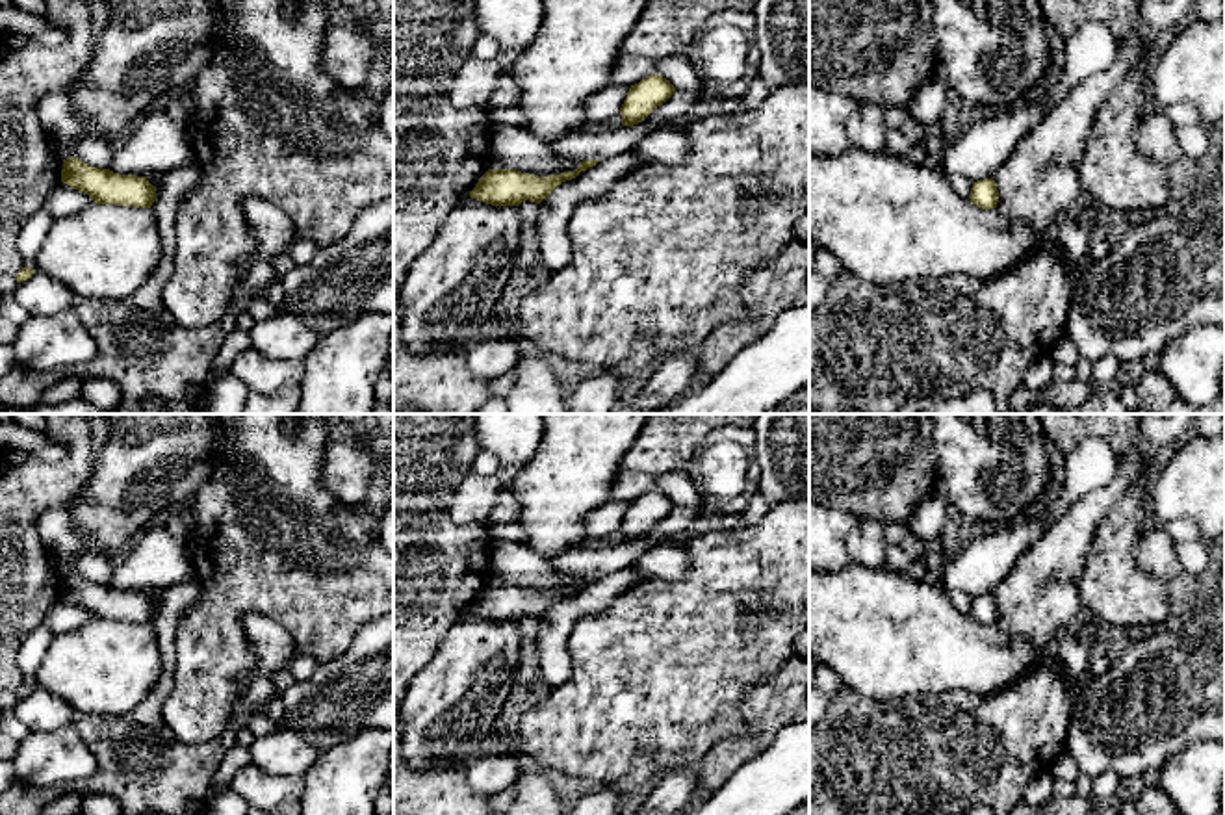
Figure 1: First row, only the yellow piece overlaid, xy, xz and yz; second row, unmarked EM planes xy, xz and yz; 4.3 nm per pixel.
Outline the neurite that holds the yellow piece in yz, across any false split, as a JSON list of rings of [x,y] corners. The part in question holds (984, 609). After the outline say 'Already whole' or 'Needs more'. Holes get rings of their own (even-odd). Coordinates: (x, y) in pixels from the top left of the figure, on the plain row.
[[[993,592],[973,598],[969,614],[974,622],[982,626],[997,624],[999,607]]]. Already whole

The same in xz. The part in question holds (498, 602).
[[[583,576],[575,587],[548,592],[516,585],[488,585],[470,607],[470,613],[492,622],[520,622],[525,616],[540,620],[557,602],[579,592],[581,587],[598,577],[601,576]]]. Already whole

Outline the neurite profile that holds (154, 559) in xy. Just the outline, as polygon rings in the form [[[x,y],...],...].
[[[161,527],[143,529],[113,566],[110,587],[119,590],[160,590],[195,577],[182,540]]]

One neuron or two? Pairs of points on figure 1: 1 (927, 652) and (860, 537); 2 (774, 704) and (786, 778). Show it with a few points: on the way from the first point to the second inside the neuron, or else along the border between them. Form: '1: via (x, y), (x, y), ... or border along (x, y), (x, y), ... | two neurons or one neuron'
1: border along (852, 563), (884, 569) | two neurons
2: border along (789, 723), (756, 756), (747, 760) | two neurons

